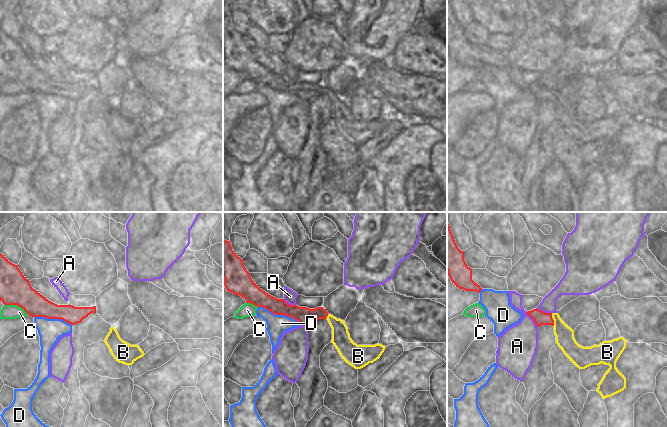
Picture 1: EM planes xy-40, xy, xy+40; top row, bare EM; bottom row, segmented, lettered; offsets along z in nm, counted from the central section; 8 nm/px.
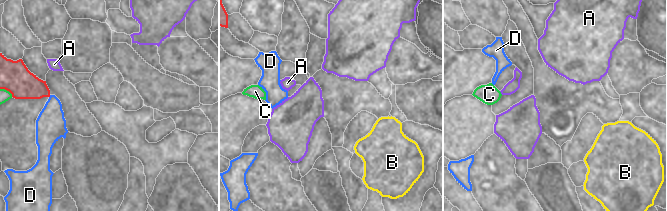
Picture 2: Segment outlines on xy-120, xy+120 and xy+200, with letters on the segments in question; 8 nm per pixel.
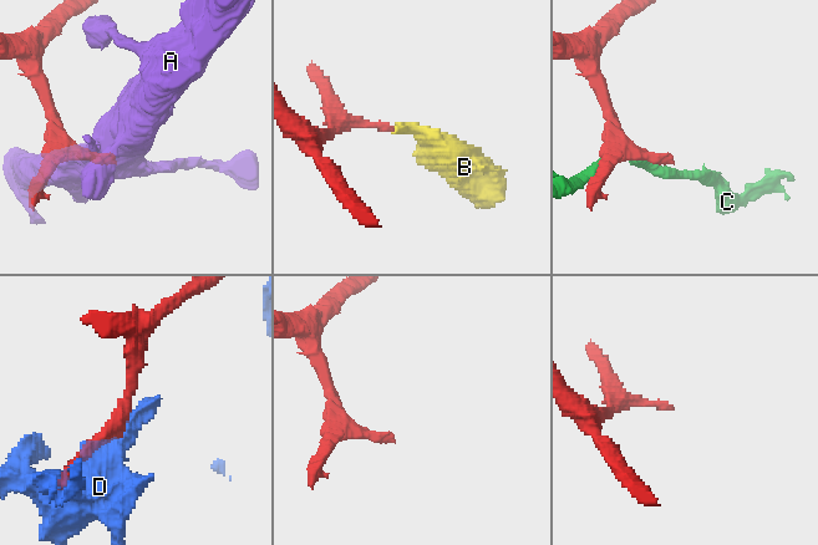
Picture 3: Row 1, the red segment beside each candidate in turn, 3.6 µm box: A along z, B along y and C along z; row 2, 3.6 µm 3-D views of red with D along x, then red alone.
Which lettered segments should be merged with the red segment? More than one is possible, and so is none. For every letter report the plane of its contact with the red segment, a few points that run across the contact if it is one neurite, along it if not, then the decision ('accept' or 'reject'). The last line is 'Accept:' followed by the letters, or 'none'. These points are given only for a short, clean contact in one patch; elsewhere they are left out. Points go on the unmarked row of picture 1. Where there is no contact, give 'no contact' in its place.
A: meets red in xy+40; reject
B: meets red in xy+40; line xy+40 (540, 94), (553, 96), (560, 103), (565, 115); accept
C: meets red in xy-40; reject
D: meets red in xy; reject
Accept: B

